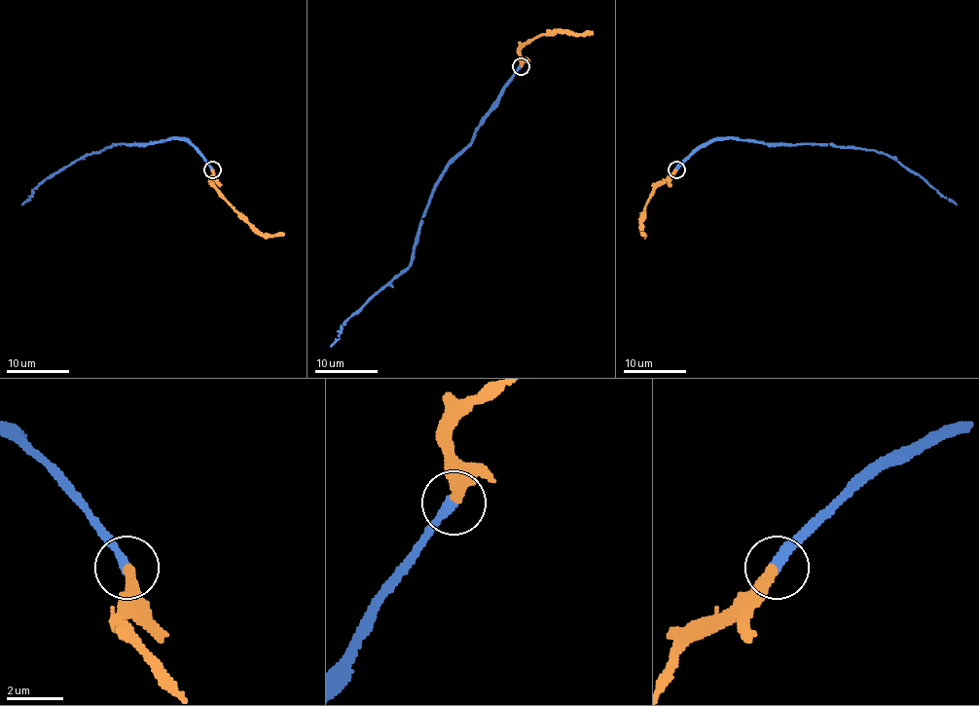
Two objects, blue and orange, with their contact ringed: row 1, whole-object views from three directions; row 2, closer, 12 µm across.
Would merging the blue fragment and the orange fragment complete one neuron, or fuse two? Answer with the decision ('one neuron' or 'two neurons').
one neuron

